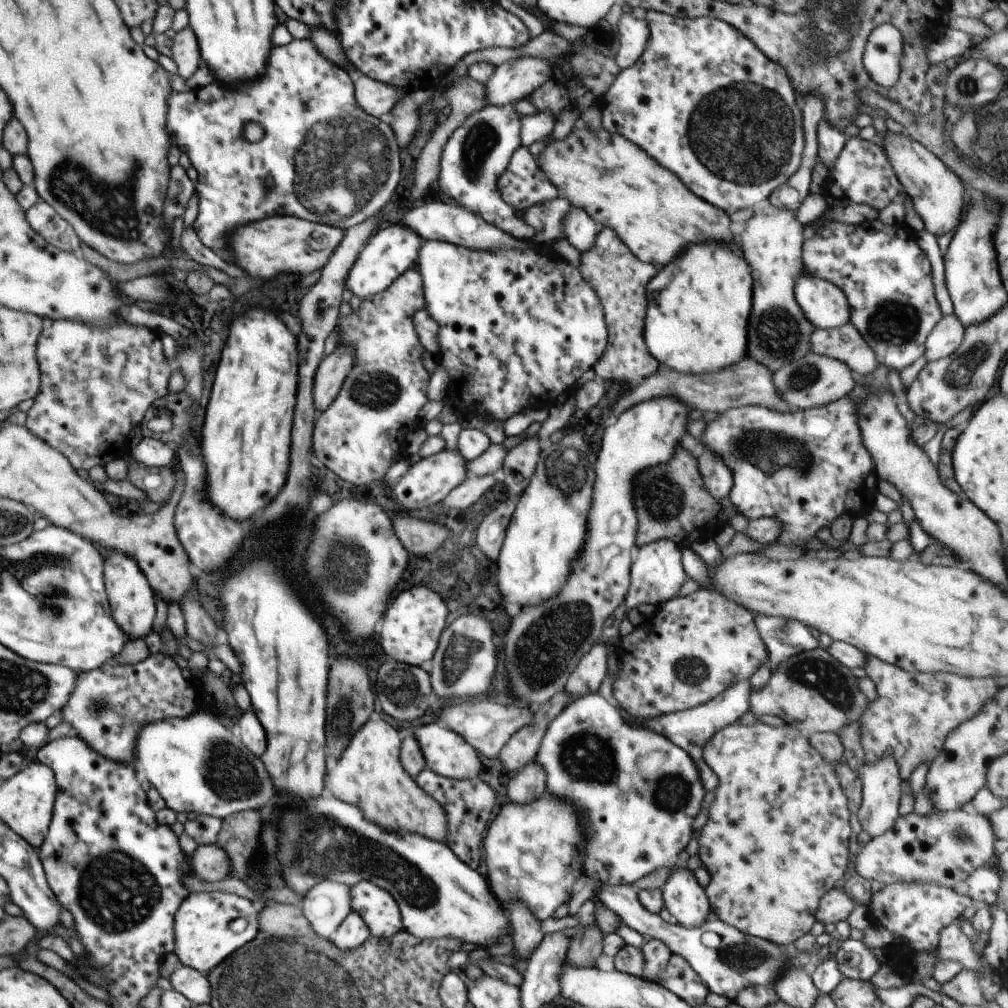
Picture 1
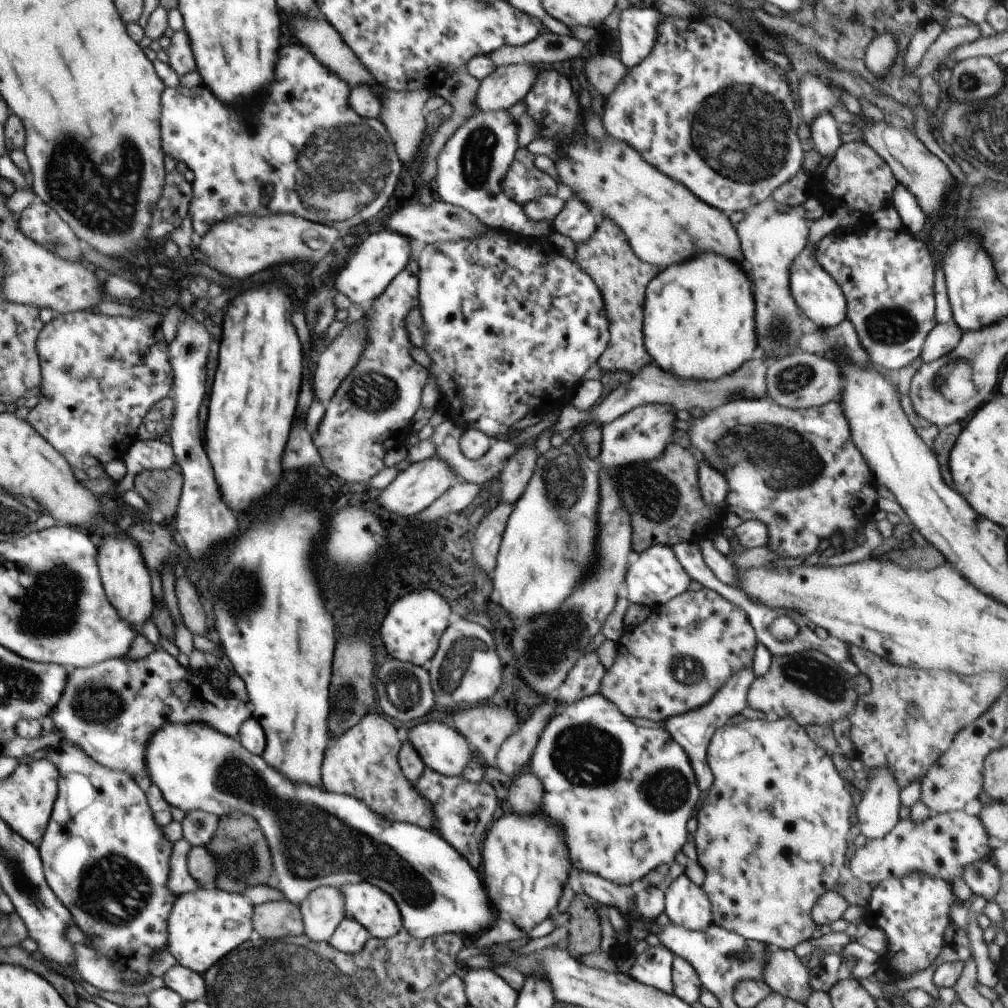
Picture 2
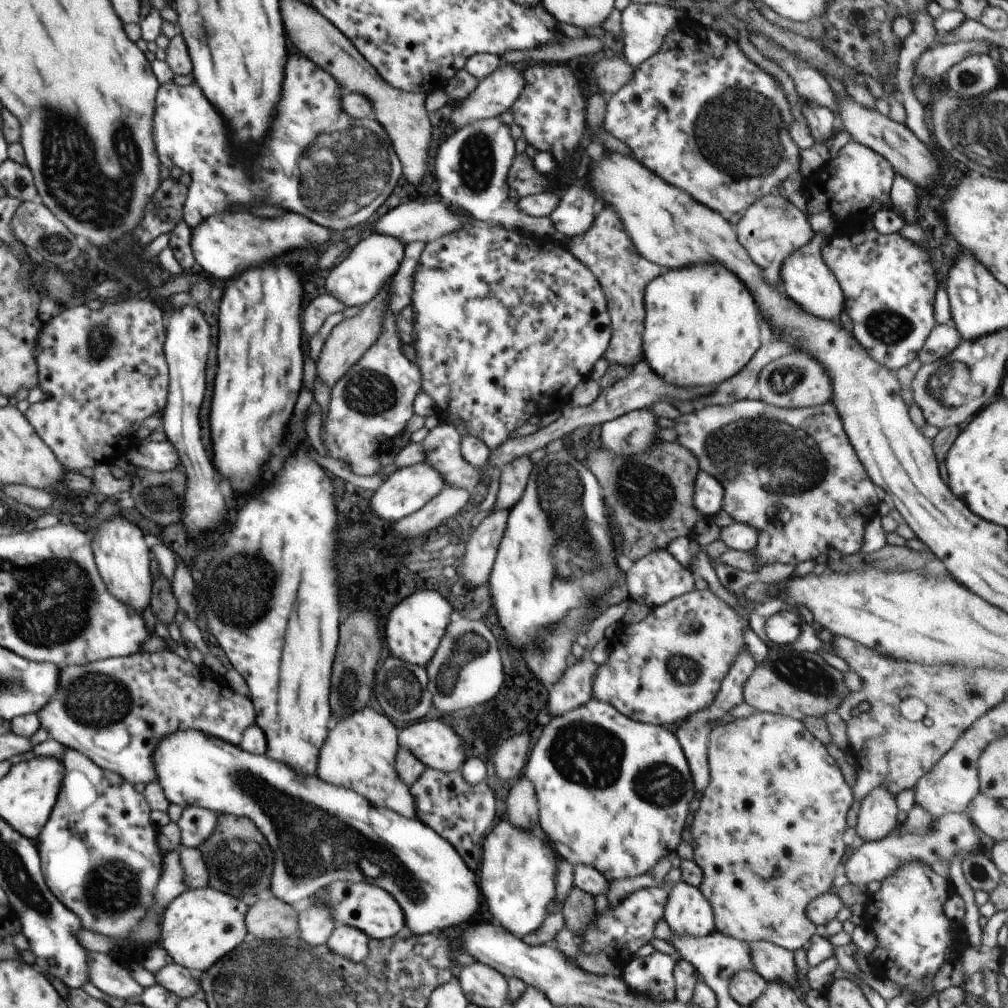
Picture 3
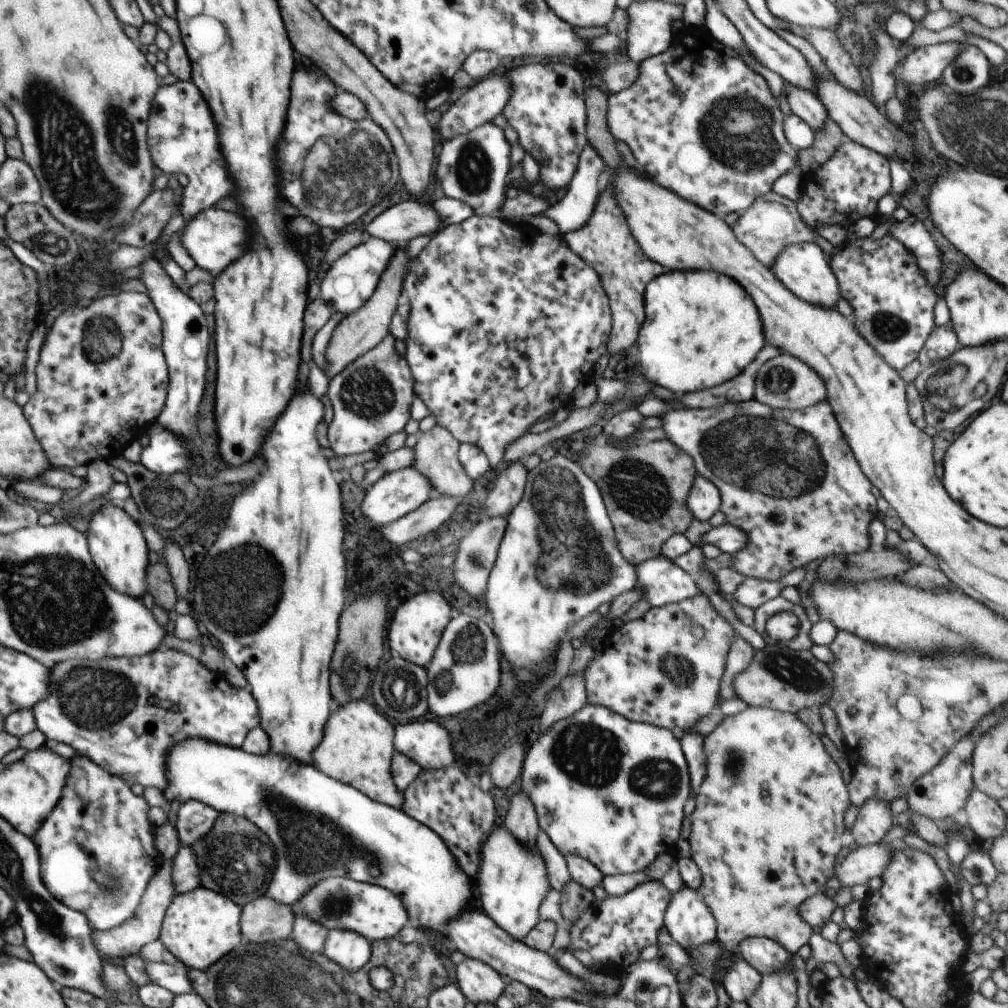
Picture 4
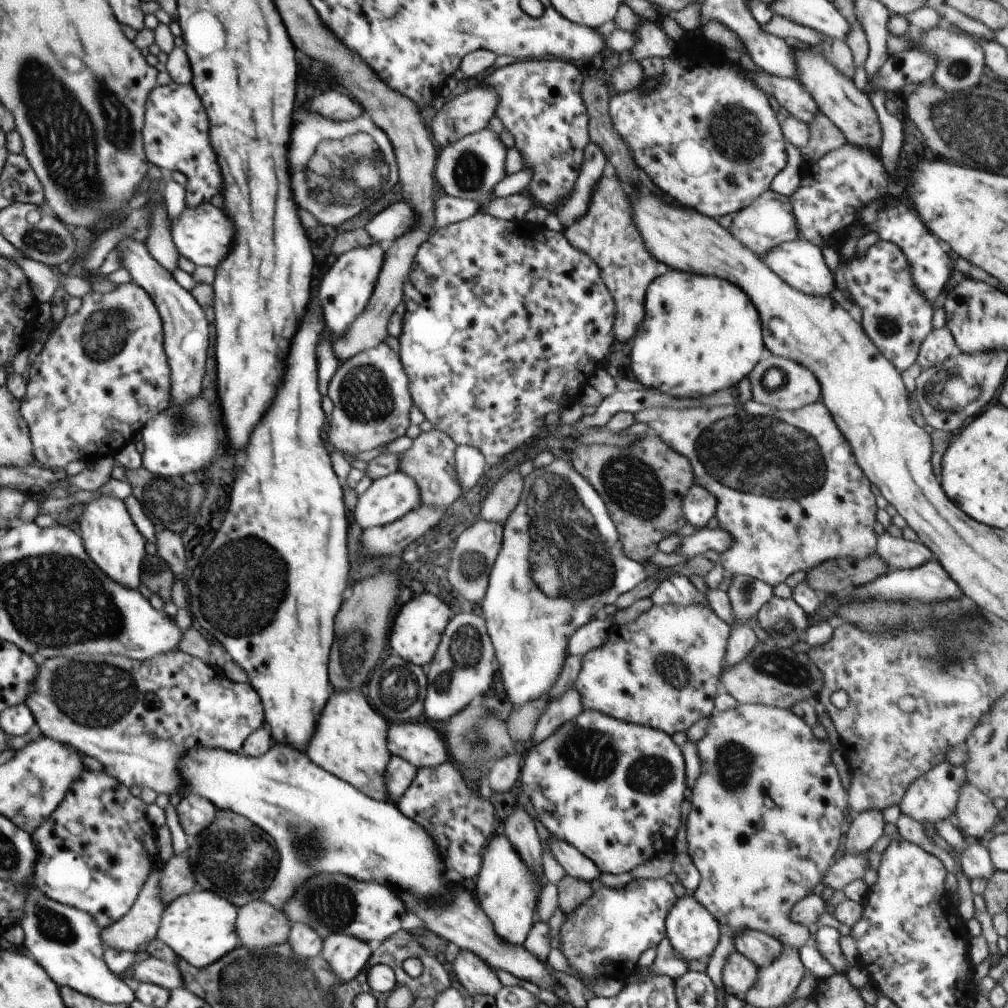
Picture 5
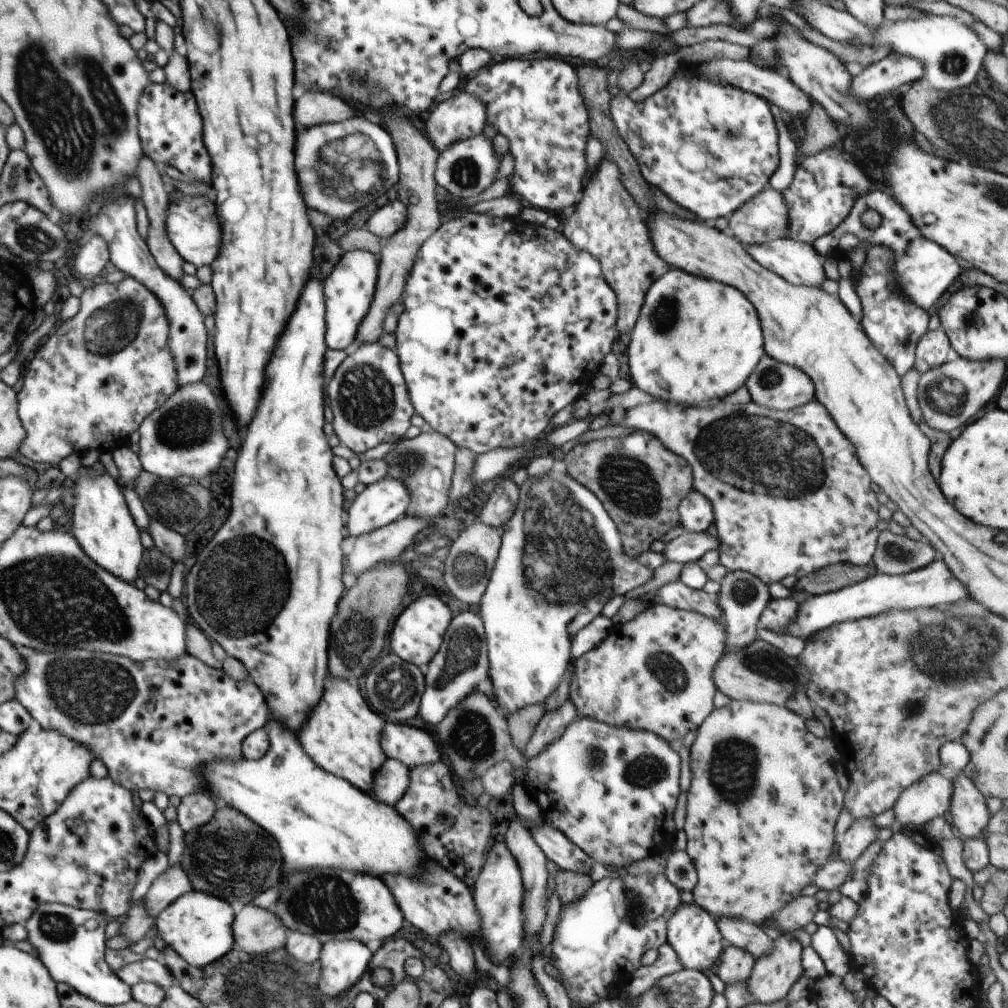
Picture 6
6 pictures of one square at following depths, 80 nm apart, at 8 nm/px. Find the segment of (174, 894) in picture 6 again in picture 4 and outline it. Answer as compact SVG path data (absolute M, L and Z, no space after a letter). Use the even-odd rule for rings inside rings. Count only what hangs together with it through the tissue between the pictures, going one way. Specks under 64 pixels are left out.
M181 846L173 859L172 882L174 892L177 894L188 893L201 887L200 868L197 868L196 856L190 847Z

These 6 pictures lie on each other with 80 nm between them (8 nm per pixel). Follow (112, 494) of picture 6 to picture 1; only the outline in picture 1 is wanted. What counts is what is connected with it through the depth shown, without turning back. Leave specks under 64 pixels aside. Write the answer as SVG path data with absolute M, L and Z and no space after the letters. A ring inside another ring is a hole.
M112 551L112 555L108 559L104 559L103 565L105 591L111 606L112 618L126 635L127 642L137 638L144 640L153 630L152 622L154 622L156 614L155 592L148 584L148 579L142 574L133 558L118 551Z

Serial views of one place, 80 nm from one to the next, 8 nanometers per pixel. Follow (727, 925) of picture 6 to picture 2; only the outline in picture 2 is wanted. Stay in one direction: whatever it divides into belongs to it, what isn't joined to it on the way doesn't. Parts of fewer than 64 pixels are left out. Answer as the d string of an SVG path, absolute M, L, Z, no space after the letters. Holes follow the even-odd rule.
M771 948L763 973L763 981L772 992L806 1005L813 991L809 969L802 964L793 950Z

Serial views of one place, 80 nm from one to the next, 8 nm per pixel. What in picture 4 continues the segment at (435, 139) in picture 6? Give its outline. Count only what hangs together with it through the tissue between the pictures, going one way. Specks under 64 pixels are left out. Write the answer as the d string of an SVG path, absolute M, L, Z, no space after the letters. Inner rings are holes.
M494 74L494 76L488 76L477 82L456 102L451 103L450 108L440 118L438 134L442 136L442 142L452 140L460 134L468 134L468 132L476 130L478 126L484 126L496 116L501 115L504 106L510 100L510 96L512 96L512 84L508 82L508 78L504 74Z

